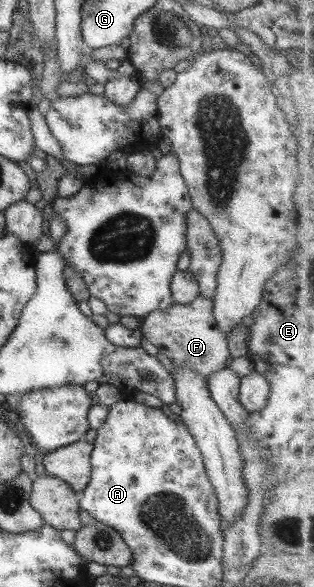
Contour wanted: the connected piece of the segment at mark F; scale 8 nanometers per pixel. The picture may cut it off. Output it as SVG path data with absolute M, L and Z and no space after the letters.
M199 295L186 306L174 303L168 309L149 313L142 319L140 328L143 337L169 357L174 365L192 368L207 379L211 373L225 368L230 359L227 337L217 324L213 309L213 300Z

